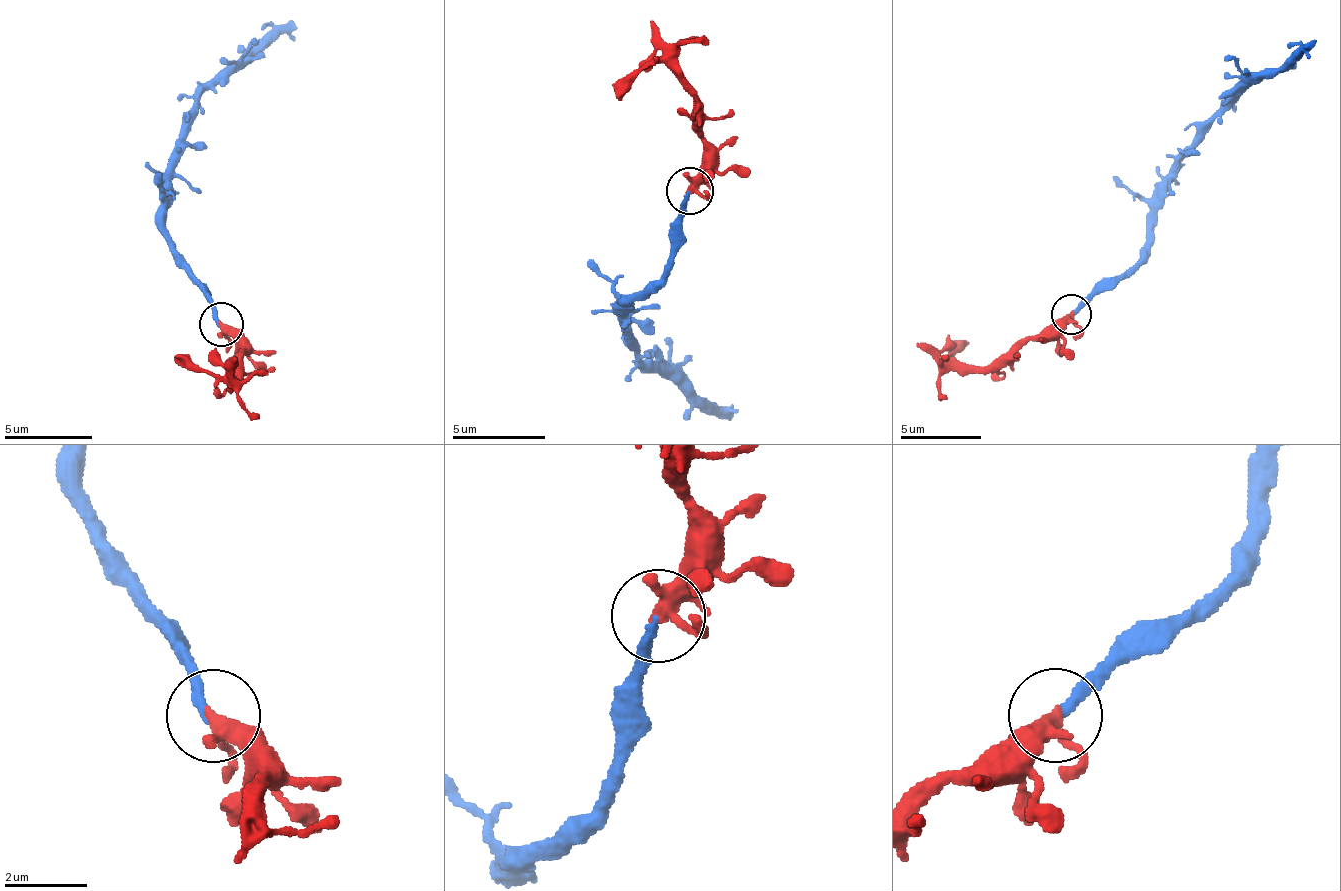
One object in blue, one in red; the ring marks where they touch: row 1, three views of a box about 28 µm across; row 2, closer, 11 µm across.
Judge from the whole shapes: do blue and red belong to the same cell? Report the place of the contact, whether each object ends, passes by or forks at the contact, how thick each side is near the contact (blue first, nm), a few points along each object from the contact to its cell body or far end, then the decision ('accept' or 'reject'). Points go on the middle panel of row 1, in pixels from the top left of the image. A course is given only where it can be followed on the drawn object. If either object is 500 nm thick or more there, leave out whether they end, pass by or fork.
at (689, 191); blue ends there; red forks there; 200 nm thick on the blue side, 280 nm on the other; blue runs (690, 192), (658, 280), (635, 303), (619, 303), (628, 334), (645, 362), (697, 390), (728, 422); red runs (688, 192), (706, 145), (690, 90), (654, 62), (615, 99); accept

